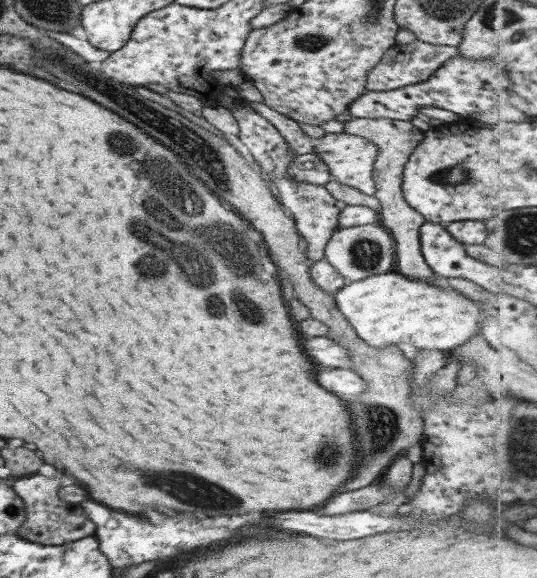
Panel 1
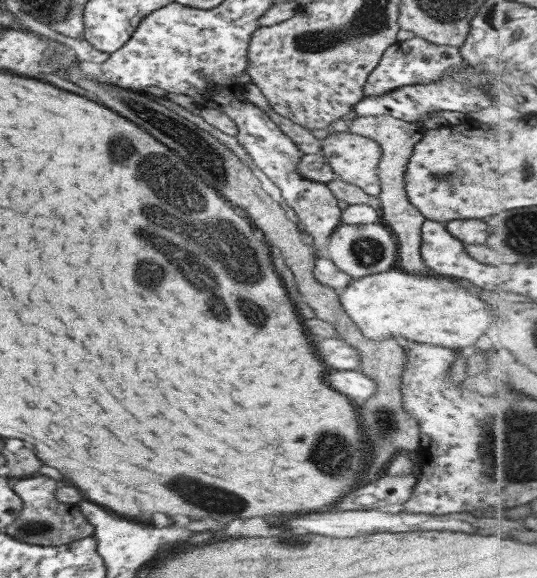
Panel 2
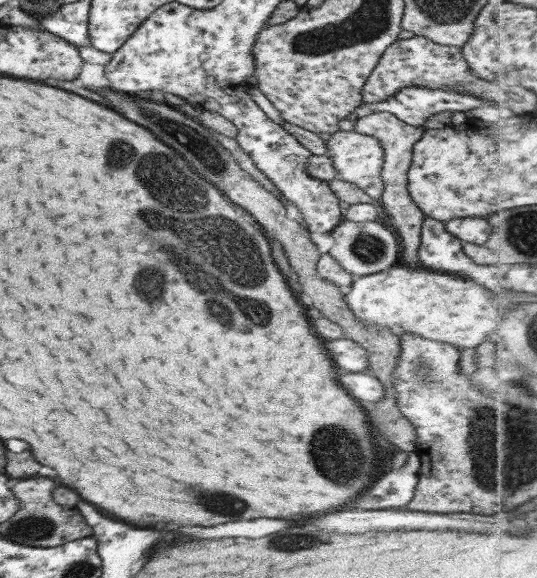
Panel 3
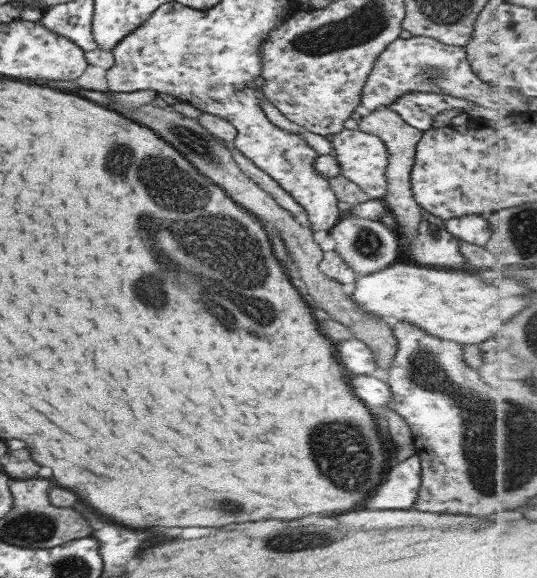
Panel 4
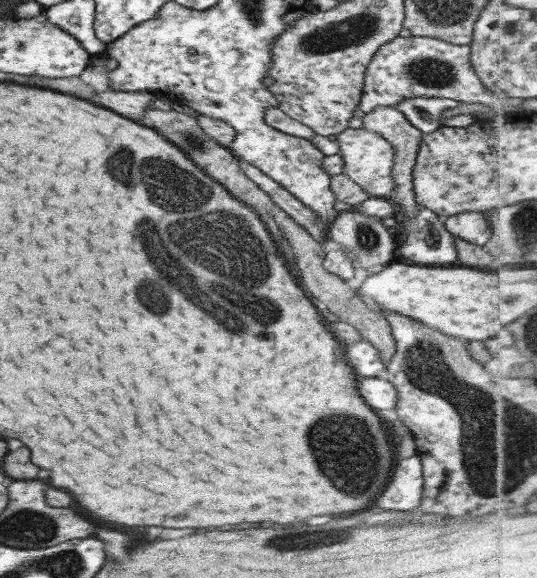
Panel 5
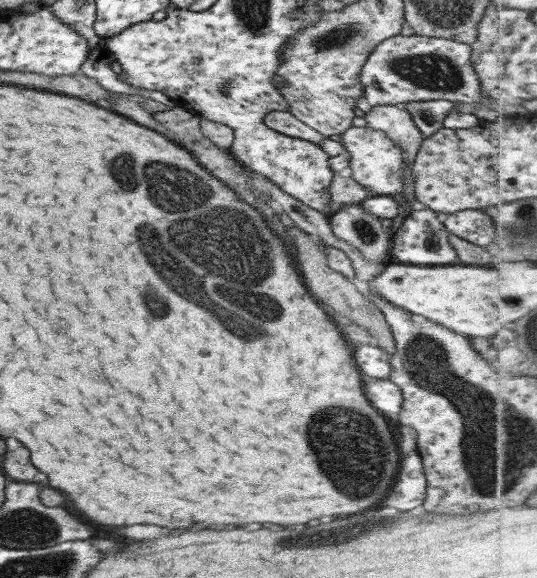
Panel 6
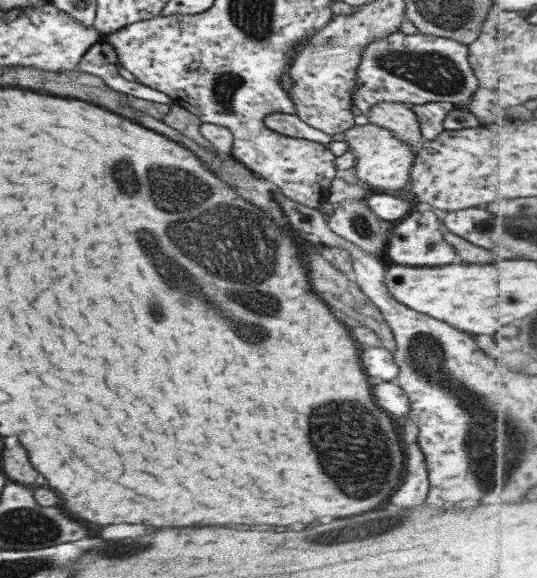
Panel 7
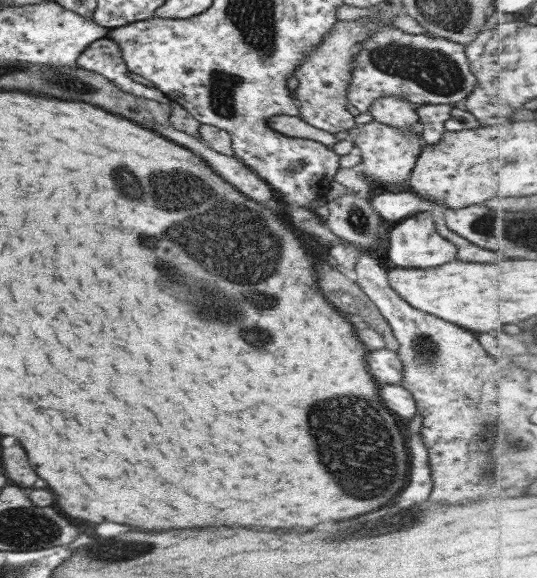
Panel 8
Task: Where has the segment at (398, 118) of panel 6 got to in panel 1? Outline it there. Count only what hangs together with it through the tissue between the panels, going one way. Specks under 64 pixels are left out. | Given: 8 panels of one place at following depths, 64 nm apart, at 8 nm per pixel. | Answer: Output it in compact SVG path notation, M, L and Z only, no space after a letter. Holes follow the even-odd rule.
M351 118L344 124L344 133L367 138L378 149L376 162L374 162L374 182L376 183L374 197L380 201L379 223L390 232L394 239L395 272L414 280L434 283L434 285L440 286L442 280L438 280L438 276L426 264L421 252L420 228L425 222L424 217L406 202L402 192L402 176L405 164L409 161L412 151L422 142L425 132L413 126L412 121L389 118Z

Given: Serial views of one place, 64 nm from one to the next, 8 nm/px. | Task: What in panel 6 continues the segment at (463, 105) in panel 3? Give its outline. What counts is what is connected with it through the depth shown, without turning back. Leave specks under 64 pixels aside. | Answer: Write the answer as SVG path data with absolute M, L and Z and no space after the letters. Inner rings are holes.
M446 100L408 102L401 105L410 112L416 127L424 137L433 136L441 130L446 115L455 107L454 103Z

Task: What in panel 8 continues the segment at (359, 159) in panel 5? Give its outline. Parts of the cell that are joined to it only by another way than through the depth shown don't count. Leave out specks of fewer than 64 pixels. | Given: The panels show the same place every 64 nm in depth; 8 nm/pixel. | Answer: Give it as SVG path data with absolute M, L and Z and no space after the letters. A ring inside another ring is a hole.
M373 120L367 124L356 124L356 127L345 136L352 139L356 151L362 157L358 167L362 174L372 178L374 183L378 182L378 185L388 186L388 184L406 184L422 150L424 143L421 138L422 130L420 122L414 130L398 130Z

